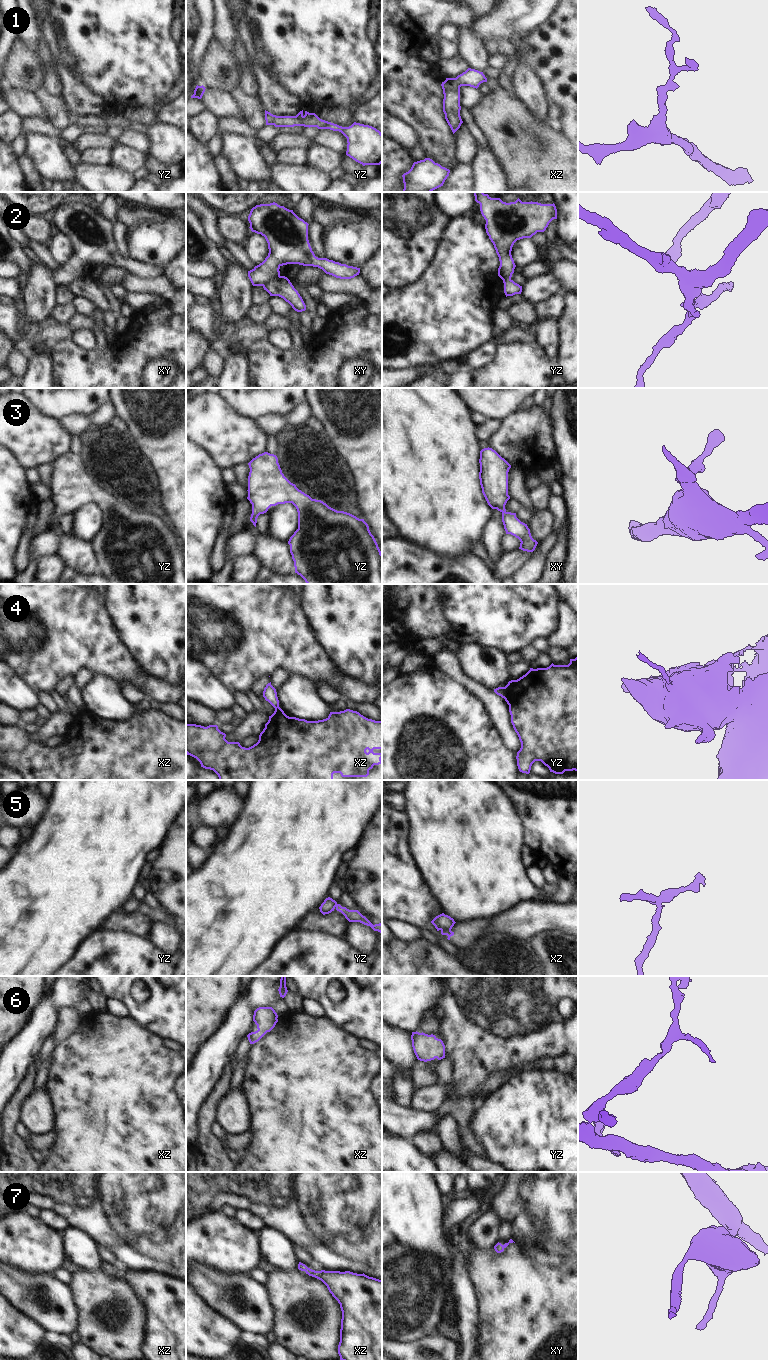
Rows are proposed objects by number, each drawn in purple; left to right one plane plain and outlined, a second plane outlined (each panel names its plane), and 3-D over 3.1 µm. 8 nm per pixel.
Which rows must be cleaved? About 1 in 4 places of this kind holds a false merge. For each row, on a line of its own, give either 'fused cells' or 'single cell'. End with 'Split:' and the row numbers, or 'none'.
1: single cell
2: fused cells
3: single cell
4: fused cells
5: fused cells
6: single cell
7: single cell
Split: 2, 4, 5

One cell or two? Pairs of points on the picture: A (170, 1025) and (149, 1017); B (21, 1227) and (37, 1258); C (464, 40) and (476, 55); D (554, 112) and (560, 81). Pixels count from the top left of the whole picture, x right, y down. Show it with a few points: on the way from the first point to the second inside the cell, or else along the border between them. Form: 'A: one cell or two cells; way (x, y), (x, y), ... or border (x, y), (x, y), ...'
A: one cell; way (165, 1022), (159, 1017), (154, 1017)
B: one cell; way (21, 1235), (21, 1238), (33, 1250)
C: one cell; way (468, 44), (472, 51)
D: two cells; border (548, 100), (560, 110), (559, 118)

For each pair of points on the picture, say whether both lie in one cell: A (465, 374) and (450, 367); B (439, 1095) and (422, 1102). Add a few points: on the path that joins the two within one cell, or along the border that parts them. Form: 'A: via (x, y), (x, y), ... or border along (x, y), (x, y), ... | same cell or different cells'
A: border along (462, 367), (449, 377) | different cells
B: via (435, 1095), (426, 1099) | same cell

